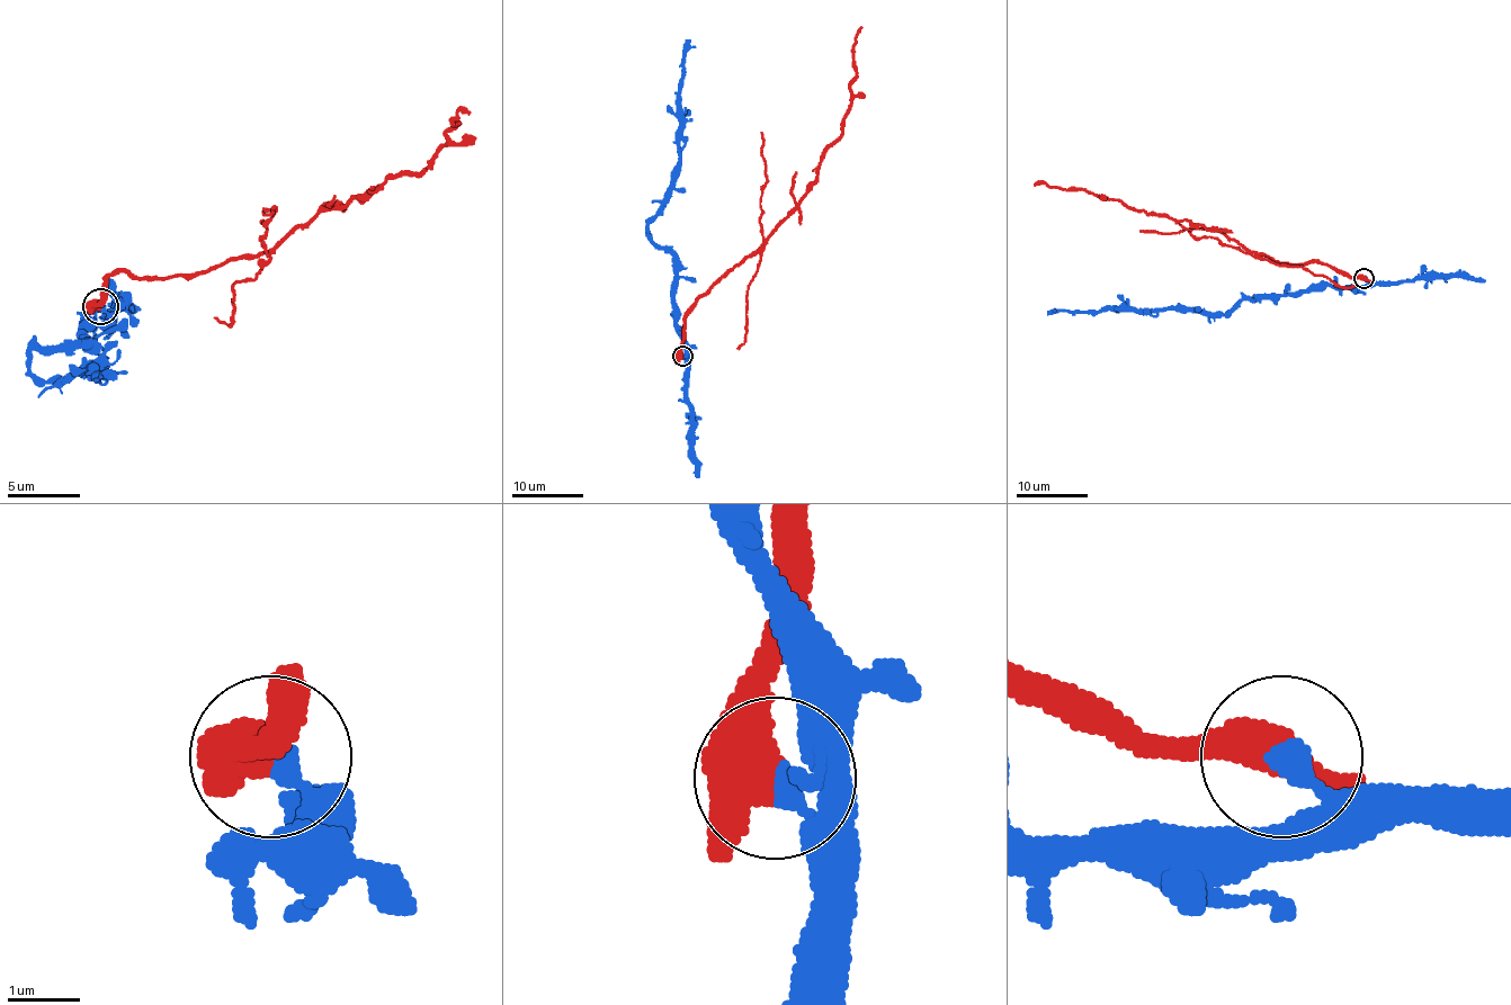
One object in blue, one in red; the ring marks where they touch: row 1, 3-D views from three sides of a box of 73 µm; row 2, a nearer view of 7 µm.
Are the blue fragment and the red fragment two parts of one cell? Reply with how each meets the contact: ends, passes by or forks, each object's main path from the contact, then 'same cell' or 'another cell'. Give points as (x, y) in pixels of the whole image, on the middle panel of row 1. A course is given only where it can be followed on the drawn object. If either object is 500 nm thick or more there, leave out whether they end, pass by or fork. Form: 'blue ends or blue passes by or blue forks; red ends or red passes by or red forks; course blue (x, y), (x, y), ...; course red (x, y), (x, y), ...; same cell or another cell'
blue ends; red passes by; course blue (682, 356), (676, 258), (649, 223), (679, 161), (682, 50), (689, 41); course red (682, 356), (688, 310), (793, 211), (815, 179), (822, 152), (842, 133), (861, 26); another cell

